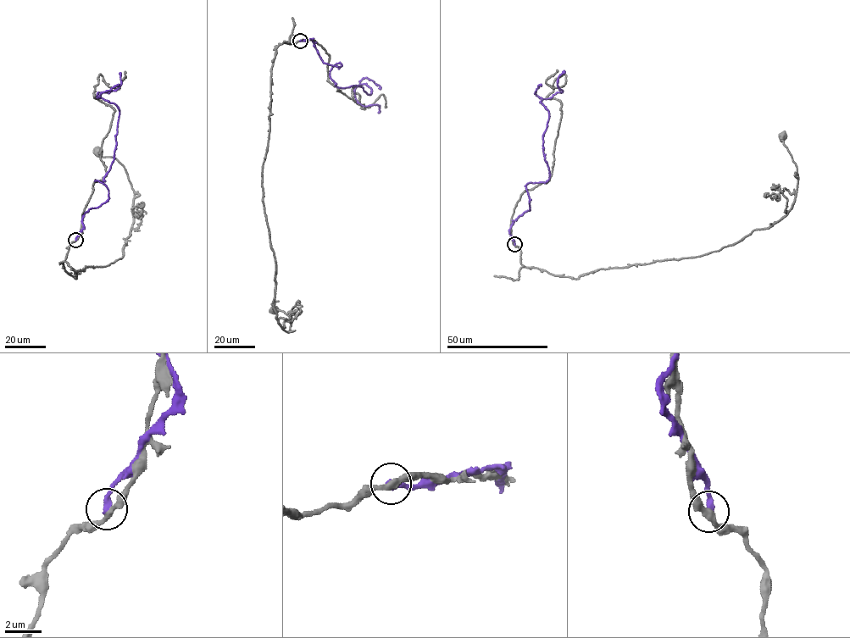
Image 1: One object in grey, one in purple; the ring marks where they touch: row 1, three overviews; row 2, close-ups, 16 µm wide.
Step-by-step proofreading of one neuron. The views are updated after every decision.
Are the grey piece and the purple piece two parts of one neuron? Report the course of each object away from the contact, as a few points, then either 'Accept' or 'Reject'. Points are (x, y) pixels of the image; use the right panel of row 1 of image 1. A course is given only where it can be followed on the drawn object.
Course of grey: (514, 244), (524, 266), (575, 279), (600, 269), (719, 251), (768, 228), (791, 208), (798, 174), (782, 135). Course of purple: (514, 244), (509, 229), (530, 210), (525, 186), (549, 178), (541, 101), (561, 91), (564, 70). Reject

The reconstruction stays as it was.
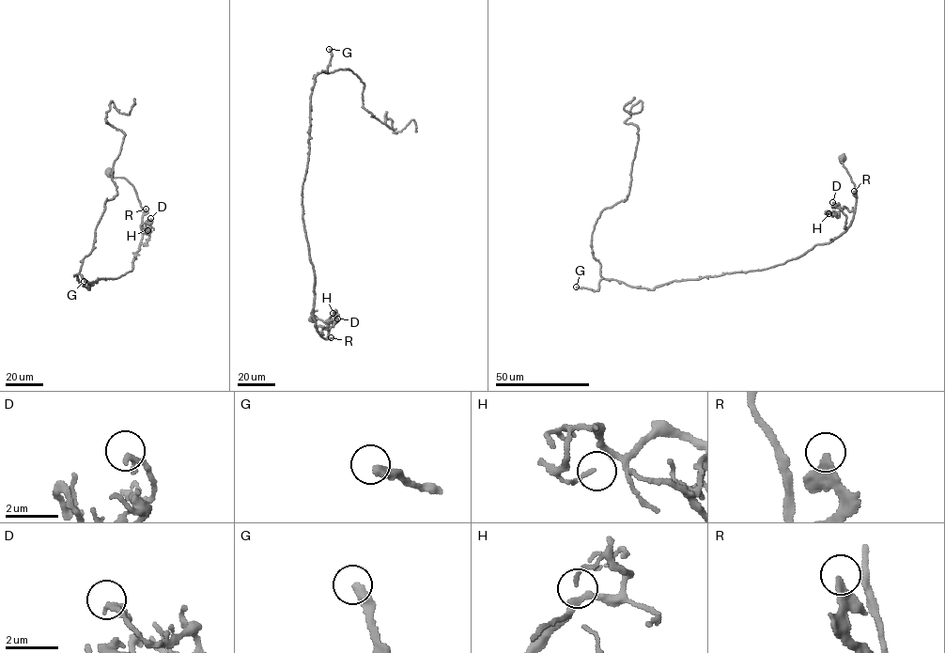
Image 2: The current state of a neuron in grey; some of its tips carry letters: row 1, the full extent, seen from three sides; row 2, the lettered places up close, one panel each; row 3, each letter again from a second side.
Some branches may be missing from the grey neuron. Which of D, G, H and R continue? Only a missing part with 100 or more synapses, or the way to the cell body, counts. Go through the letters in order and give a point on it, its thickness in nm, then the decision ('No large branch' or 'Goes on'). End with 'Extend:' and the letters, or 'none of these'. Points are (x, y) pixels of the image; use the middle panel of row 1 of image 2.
D: Place: (337, 318). Thickness 240 nm. No large branch
G: Place: (329, 49). Thickness 360 nm. Goes on
H: Place: (333, 313). Thickness 130 nm. No large branch
R: Place: (331, 337). Thickness 280 nm. No large branch
Extend: G

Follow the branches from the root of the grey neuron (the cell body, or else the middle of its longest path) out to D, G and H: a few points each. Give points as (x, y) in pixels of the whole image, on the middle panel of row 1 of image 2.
D: (312, 318), (327, 324), (329, 329), (326, 339), (320, 335), (317, 327), (320, 325), (329, 330), (337, 318)
G: (312, 318), (326, 323), (327, 339), (313, 312), (316, 281), (302, 192), (312, 88), (327, 71), (329, 49)
H: (312, 318), (327, 324), (326, 339), (321, 337), (321, 330), (337, 312), (333, 313)

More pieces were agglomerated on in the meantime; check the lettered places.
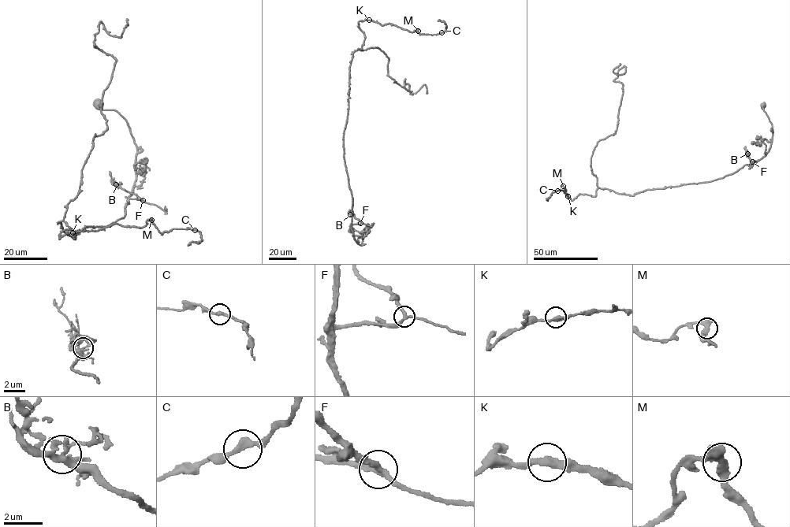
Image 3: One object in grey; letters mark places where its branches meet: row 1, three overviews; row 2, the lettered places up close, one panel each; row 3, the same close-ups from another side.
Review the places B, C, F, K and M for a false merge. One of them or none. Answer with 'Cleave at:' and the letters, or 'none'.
Cleave at: none

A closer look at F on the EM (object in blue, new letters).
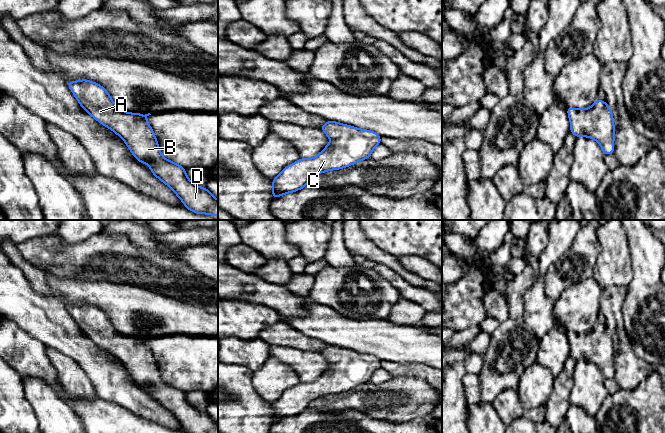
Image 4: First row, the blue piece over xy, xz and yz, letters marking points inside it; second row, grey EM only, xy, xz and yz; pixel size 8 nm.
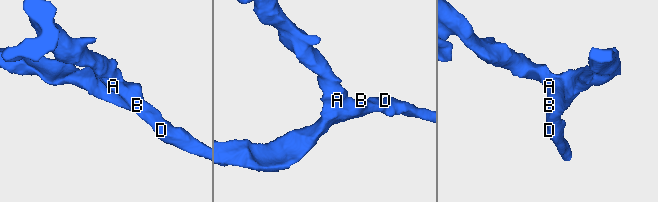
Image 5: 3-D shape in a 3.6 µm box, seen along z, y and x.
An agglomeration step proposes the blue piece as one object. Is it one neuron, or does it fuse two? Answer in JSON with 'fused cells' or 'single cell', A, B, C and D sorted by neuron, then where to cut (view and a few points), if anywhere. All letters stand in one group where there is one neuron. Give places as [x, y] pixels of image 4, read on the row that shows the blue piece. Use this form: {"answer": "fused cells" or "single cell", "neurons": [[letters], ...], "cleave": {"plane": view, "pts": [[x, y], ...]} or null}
{"answer": "single cell", "neurons": [["A", "B", "C", "D"]], "cleave": null}

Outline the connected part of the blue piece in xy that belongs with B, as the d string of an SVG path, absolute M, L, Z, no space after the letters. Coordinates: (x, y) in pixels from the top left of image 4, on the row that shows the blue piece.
M87 79L66 82L68 88L73 92L80 106L102 125L114 131L122 138L133 156L140 162L146 163L153 175L169 186L174 193L182 200L184 206L197 214L209 214L218 216L218 200L209 192L206 187L198 187L187 178L185 168L171 160L163 158L159 150L158 140L154 131L146 121L150 113L141 115L139 113L128 113L118 108L107 90L100 84Z

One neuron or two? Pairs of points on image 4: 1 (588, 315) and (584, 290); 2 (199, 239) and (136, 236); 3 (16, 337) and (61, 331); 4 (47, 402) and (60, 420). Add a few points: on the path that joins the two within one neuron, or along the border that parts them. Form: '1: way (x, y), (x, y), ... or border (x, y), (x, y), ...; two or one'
1: way (584, 309), (584, 296); one
2: border (131, 241), (148, 250), (156, 250), (160, 246); two
3: border (13, 321), (46, 347); two
4: way (47, 406), (56, 416); one

